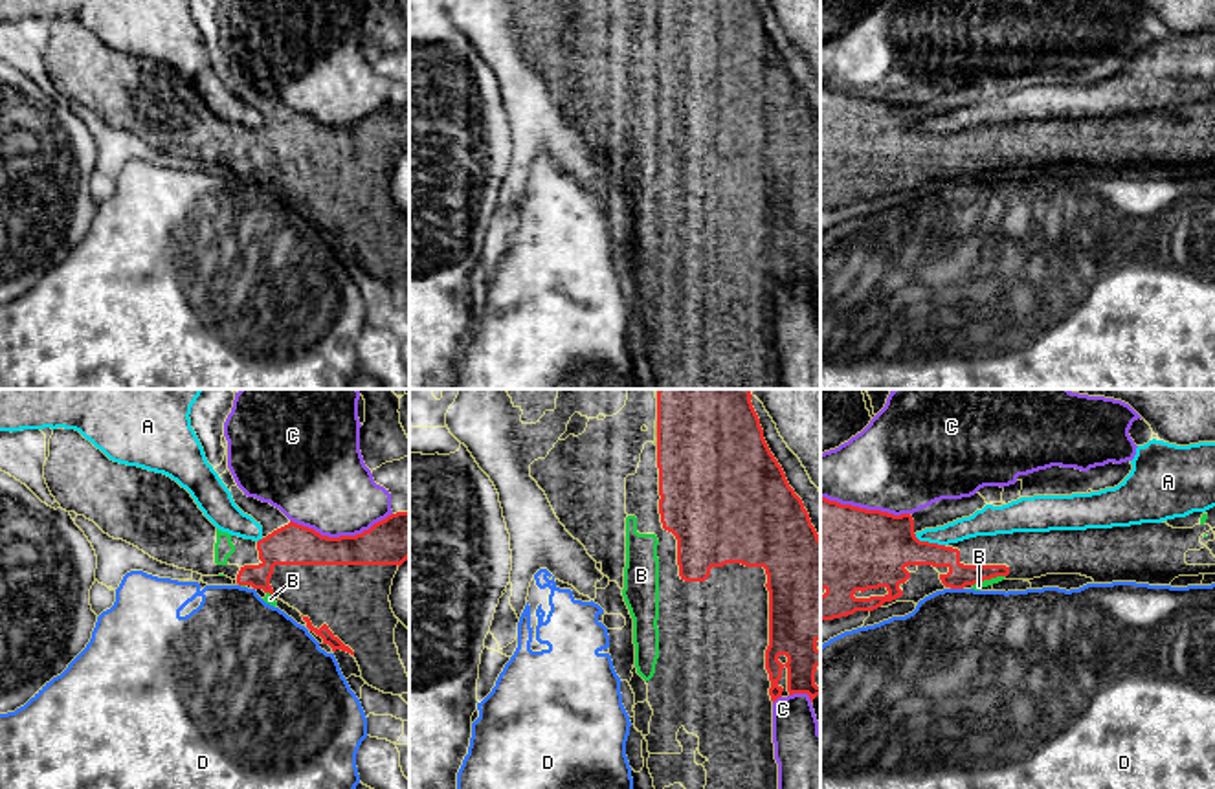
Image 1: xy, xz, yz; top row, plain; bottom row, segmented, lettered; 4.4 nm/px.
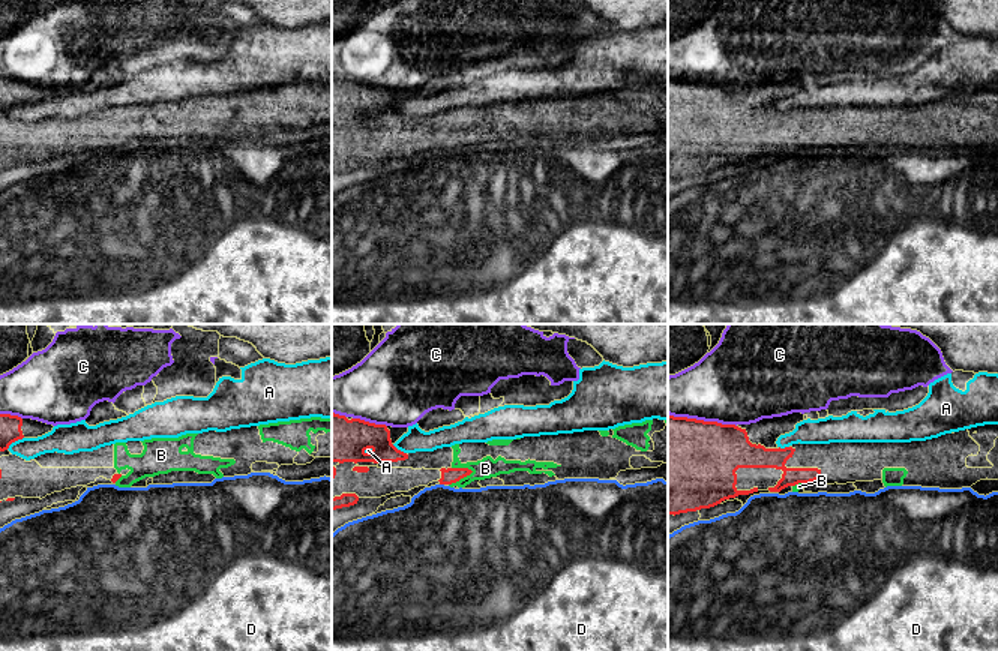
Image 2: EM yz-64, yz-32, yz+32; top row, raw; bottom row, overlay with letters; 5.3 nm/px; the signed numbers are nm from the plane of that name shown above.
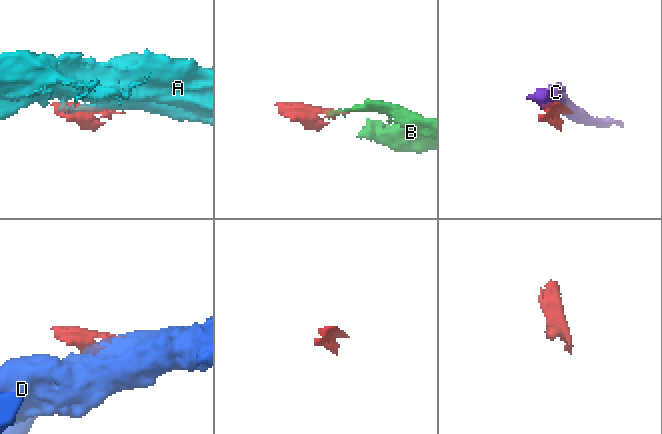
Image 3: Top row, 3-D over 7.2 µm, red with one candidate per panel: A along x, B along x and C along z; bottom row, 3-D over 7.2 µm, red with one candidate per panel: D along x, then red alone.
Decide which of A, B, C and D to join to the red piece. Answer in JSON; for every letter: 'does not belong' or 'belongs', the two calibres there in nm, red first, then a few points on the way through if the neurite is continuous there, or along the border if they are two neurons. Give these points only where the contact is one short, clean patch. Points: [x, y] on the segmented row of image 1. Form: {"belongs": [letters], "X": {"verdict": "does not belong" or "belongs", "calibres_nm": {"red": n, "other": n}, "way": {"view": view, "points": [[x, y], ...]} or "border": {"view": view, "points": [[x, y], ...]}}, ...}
{"belongs": ["B"], "A": {"verdict": "does not belong", "calibres_nm": {"red": 340, "other": 110}}, "B": {"verdict": "belongs", "calibres_nm": {"red": 100, "other": 40}}, "C": {"verdict": "does not belong", "calibres_nm": {"red": 200, "other": 400}}, "D": {"verdict": "does not belong", "calibres_nm": {"red": 120, "other": 500}}}

